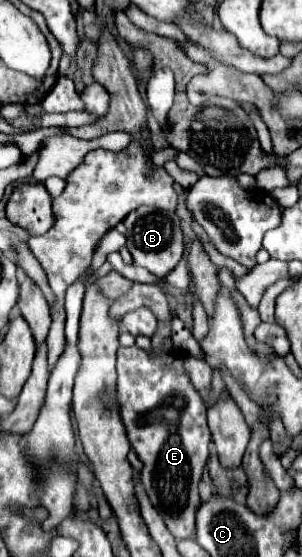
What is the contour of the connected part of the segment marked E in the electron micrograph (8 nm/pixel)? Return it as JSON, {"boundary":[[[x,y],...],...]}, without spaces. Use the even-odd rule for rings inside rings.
{"boundary":[[[159,323],[159,331],[151,339],[155,347],[153,353],[143,351],[137,345],[119,347],[117,397],[131,447],[145,463],[141,471],[143,487],[171,535],[175,539],[187,539],[195,531],[195,511],[201,505],[197,485],[209,457],[211,433],[203,399],[187,379],[183,357],[163,349],[163,339],[169,335],[171,329],[165,323]]]}

